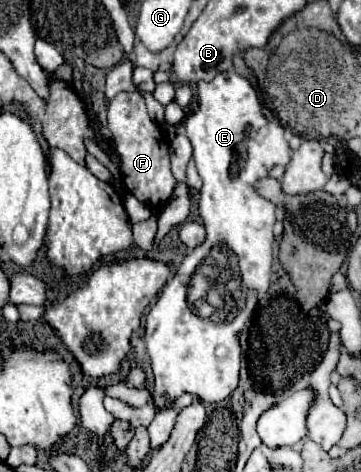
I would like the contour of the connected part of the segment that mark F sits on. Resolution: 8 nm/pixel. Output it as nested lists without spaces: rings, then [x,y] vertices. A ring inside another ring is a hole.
[[[120,92],[108,106],[108,130],[112,132],[112,144],[114,144],[114,150],[120,158],[120,172],[124,176],[124,184],[126,188],[146,206],[152,206],[152,208],[162,208],[170,196],[172,196],[172,190],[174,190],[174,176],[170,172],[170,146],[168,142],[164,140],[164,136],[160,134],[160,128],[150,120],[148,116],[148,110],[146,110],[146,102],[144,102],[144,96],[140,92]]]

